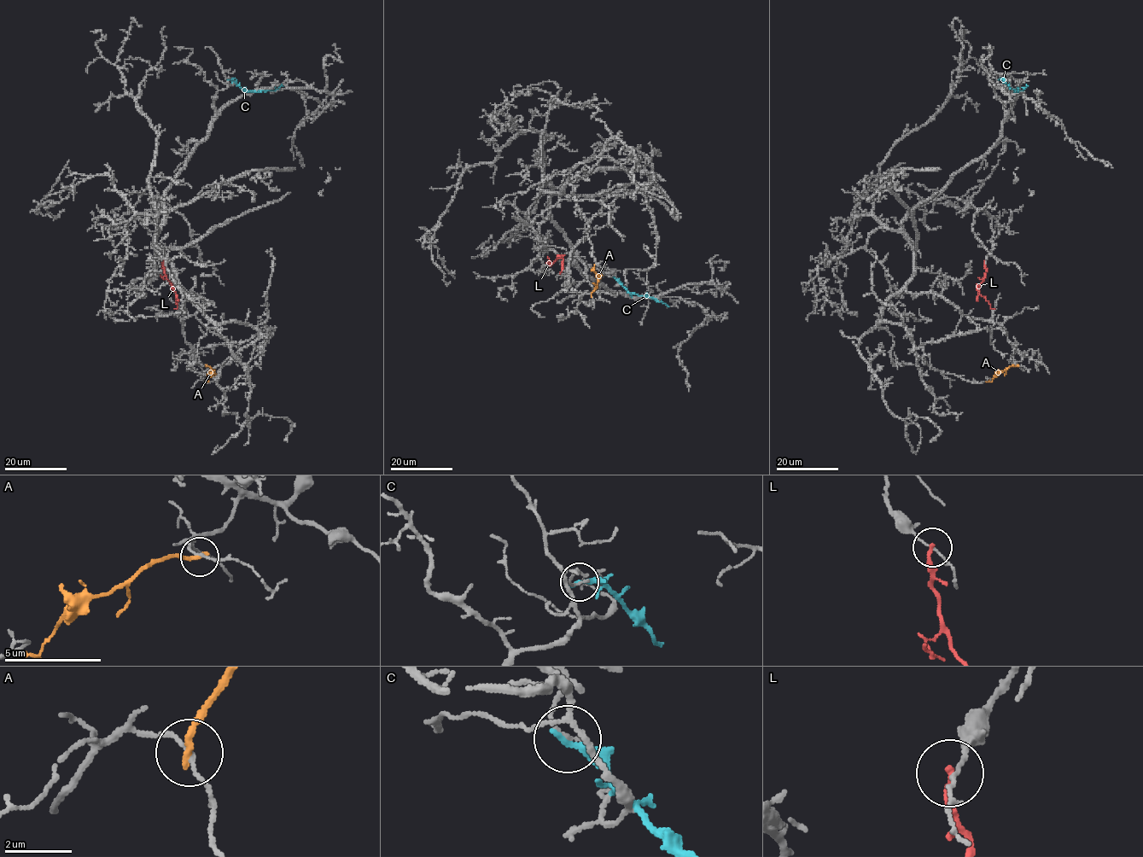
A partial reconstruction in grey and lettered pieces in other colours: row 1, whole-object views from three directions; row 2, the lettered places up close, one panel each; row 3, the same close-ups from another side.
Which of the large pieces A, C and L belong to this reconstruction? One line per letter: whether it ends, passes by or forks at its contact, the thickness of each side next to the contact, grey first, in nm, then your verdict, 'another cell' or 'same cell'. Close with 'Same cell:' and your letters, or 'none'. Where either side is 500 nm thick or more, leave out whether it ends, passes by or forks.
A: it ends; calibres 110 and 240 nm; another cell
C: it ends; calibres 140 and 280 nm; another cell
L: it ends; calibres 80 and 220 nm; another cell
Same cell: none

